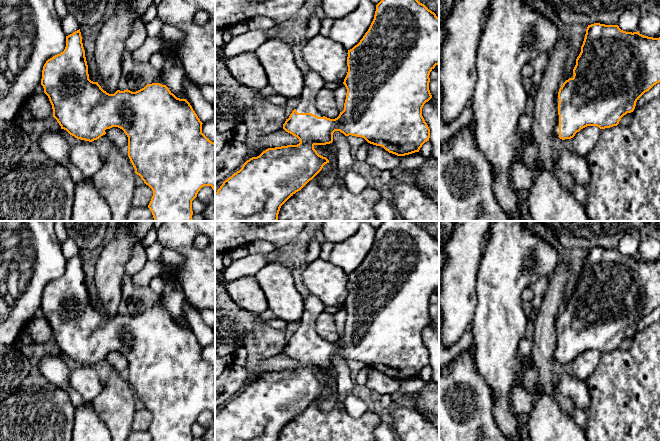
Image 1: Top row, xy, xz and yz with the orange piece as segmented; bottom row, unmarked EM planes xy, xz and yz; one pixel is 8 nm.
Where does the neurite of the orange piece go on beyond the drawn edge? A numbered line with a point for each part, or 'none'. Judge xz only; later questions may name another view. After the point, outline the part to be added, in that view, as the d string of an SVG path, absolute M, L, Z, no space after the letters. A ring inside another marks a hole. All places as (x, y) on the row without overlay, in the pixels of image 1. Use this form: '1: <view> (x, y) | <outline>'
1: xz (313, 307) | M309 293L304 300L304 311L295 331L298 337L312 337L318 341L323 341L316 332L315 325L318 317L324 312L324 308L324 304L316 296Z

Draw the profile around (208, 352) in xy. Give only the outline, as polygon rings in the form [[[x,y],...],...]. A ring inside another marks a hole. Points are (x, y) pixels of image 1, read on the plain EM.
[[[215,342],[202,348],[202,357],[215,367]]]

